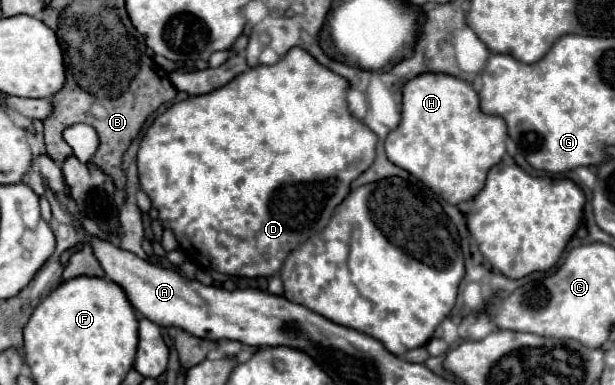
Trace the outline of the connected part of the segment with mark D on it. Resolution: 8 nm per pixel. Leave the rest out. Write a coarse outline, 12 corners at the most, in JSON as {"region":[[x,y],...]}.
{"region":[[291,48],[139,154],[183,254],[271,278],[375,162]]}

